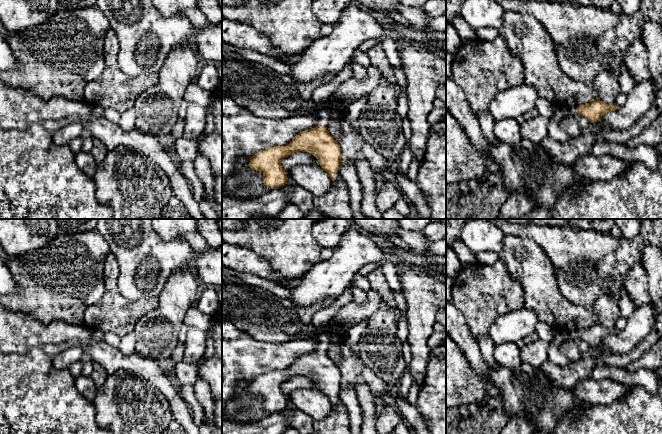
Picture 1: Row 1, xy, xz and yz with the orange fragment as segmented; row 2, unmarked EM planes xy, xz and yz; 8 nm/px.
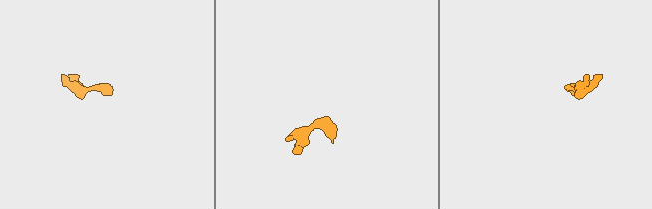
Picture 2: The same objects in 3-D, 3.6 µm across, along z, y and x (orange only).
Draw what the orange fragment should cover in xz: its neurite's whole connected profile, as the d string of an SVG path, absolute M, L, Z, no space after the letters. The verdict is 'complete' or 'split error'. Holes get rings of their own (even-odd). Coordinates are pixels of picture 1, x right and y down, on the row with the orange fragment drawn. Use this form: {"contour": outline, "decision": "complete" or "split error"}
{"contour": "M328 101L318 103L314 114L317 126L300 132L285 146L274 146L257 152L250 158L250 168L263 173L264 185L274 189L285 185L288 181L281 161L293 154L302 151L314 155L332 181L338 181L341 165L341 148L328 132L329 106Z", "decision": "split error"}

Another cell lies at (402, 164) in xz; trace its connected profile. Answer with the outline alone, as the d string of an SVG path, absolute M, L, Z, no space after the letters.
M407 142L405 149L401 153L400 157L396 160L394 168L407 176L409 165L412 160L413 160L412 150Z

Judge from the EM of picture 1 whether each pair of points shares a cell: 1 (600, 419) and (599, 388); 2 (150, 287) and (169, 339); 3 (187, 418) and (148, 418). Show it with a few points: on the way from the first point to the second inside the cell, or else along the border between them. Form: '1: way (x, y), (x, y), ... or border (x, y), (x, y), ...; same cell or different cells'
1: border (622, 397), (608, 404), (590, 405); different cells
2: border (169, 276), (158, 297); different cells
3: border (164, 396), (169, 404), (173, 419); different cells

